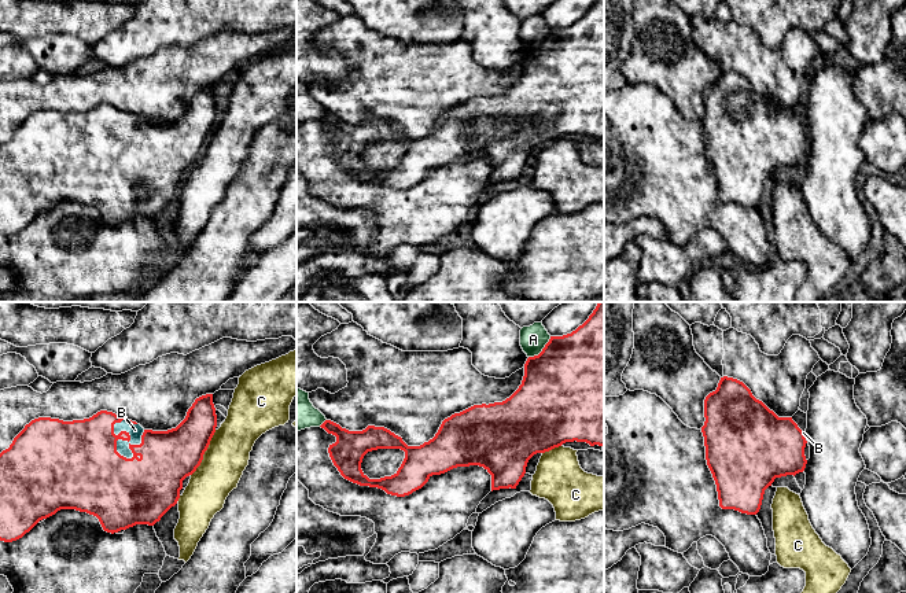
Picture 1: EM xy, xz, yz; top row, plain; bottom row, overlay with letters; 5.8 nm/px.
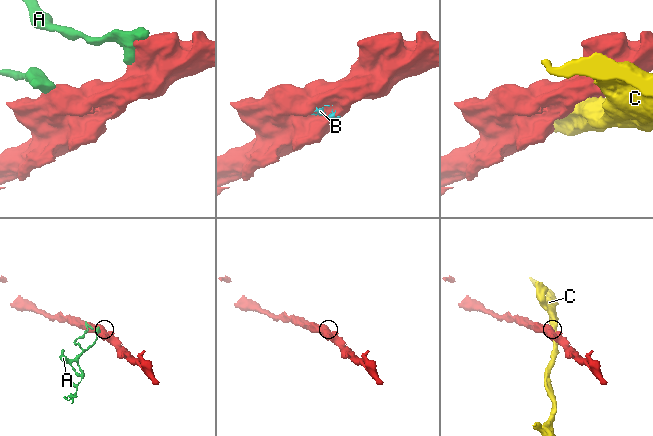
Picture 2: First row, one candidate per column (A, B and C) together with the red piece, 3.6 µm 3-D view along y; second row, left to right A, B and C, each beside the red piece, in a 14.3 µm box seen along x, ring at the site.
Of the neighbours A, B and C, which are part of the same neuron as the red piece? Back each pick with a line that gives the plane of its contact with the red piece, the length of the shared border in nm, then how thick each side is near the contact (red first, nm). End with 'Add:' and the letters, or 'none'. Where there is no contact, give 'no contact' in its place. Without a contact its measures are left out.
B: meets red in xy; contact 240 nm long; 360 nm thick on the red side, 80 nm on the other
Add: B

